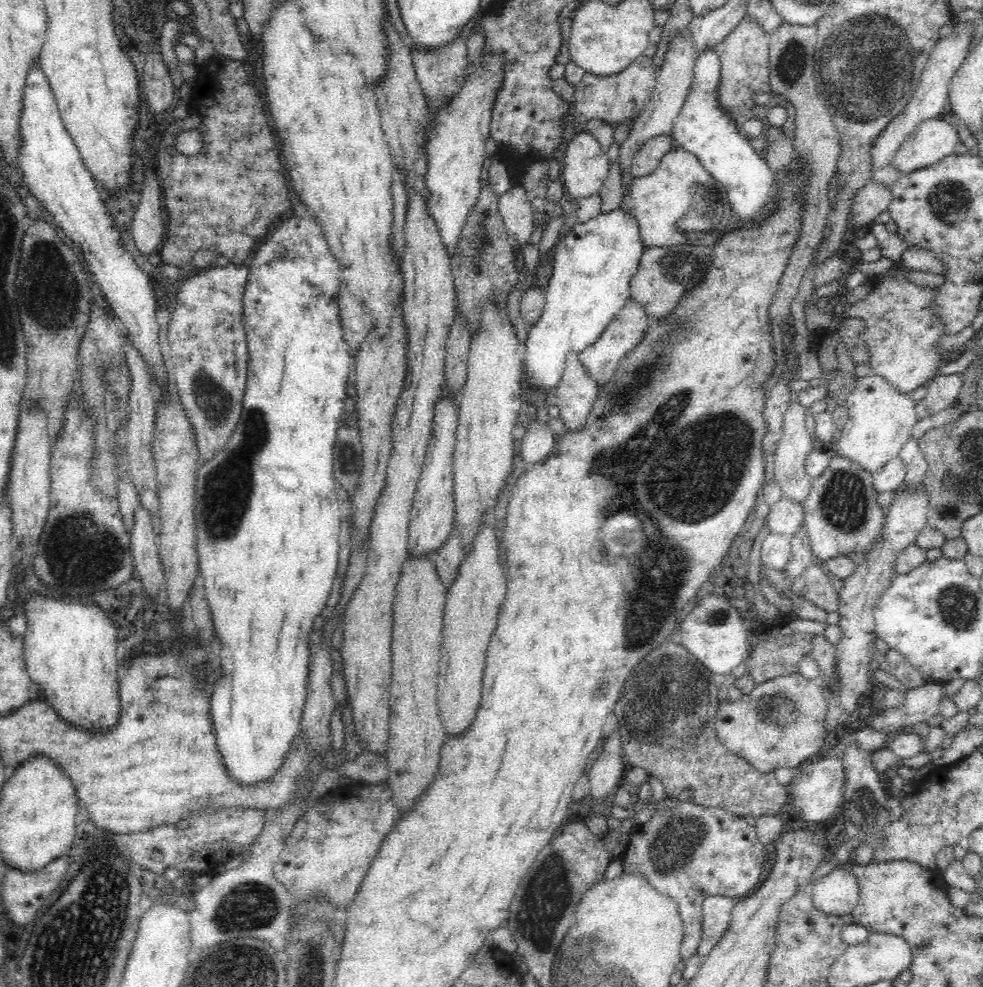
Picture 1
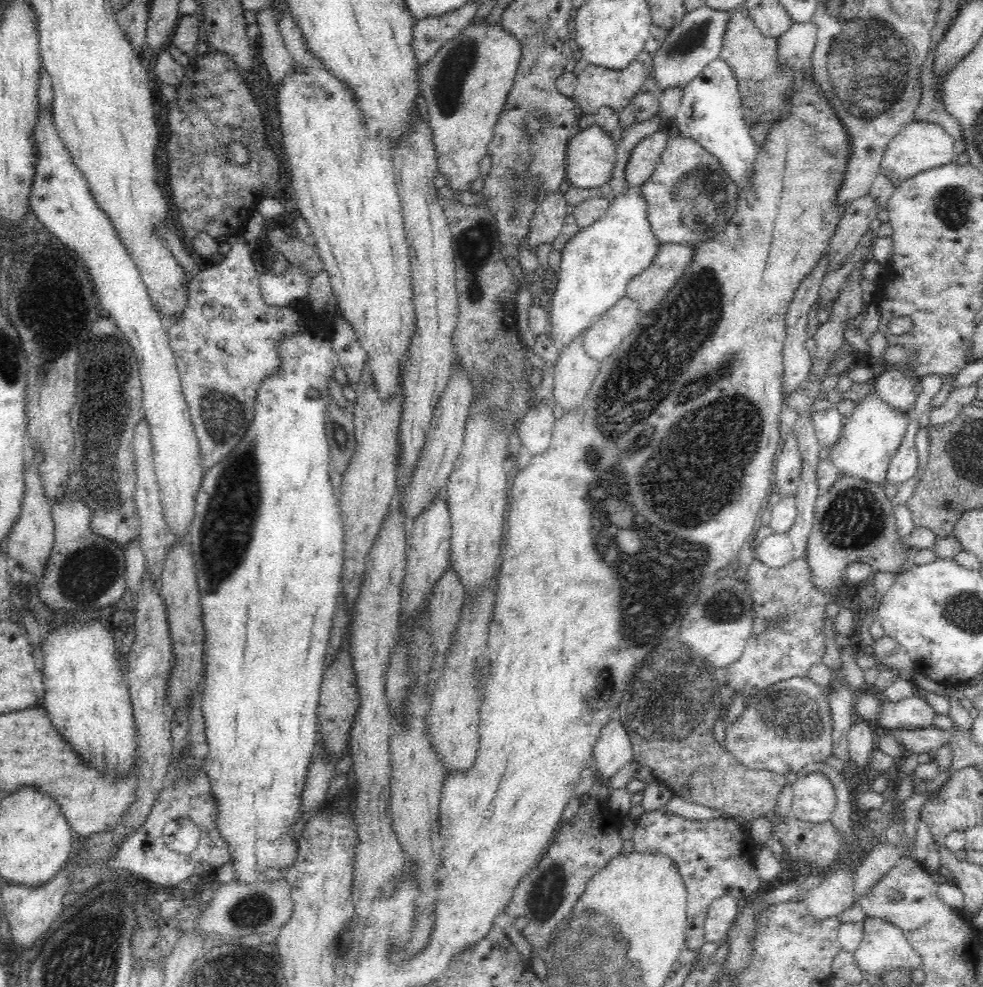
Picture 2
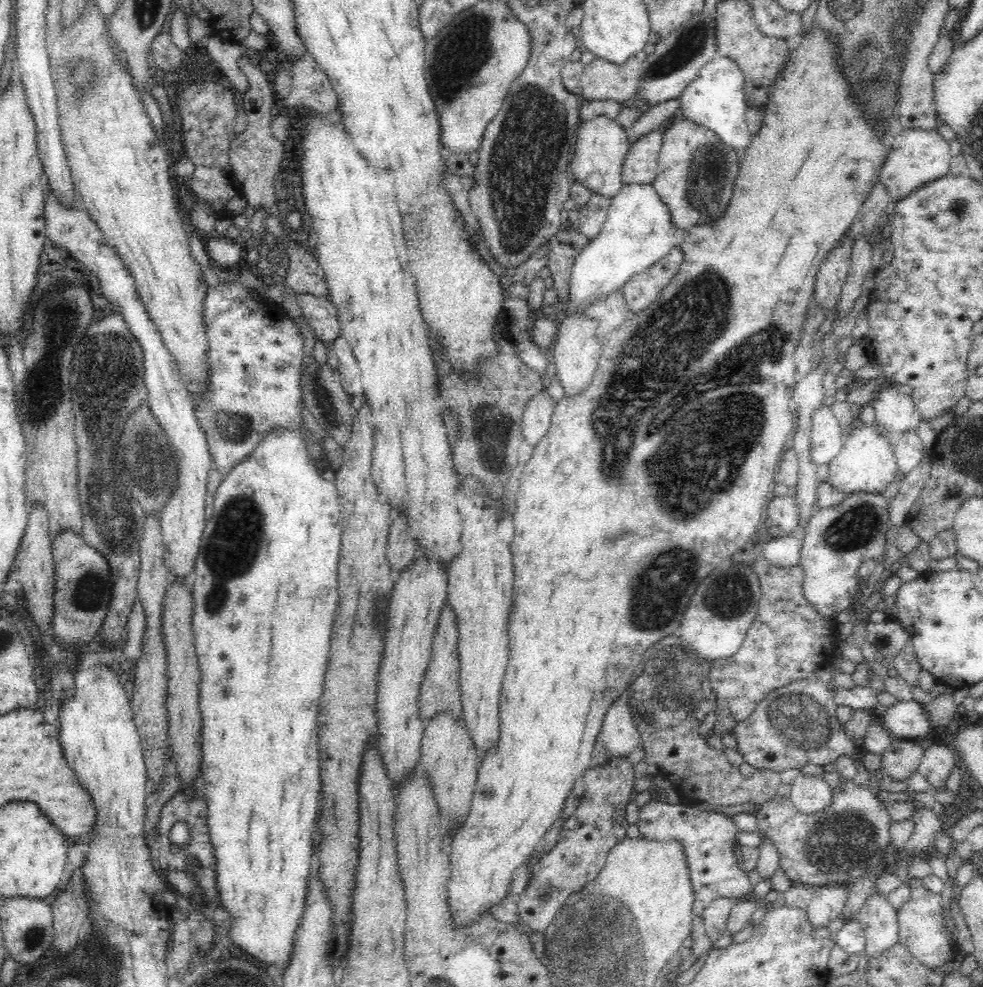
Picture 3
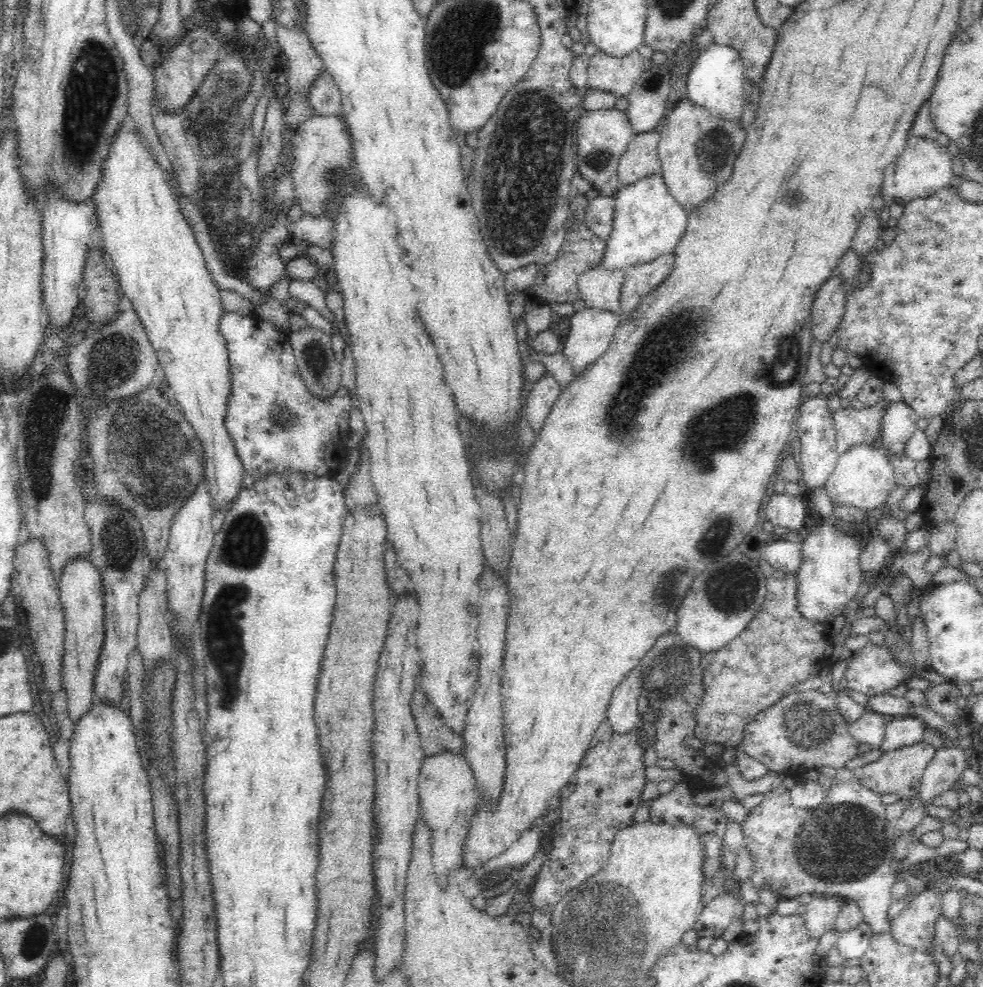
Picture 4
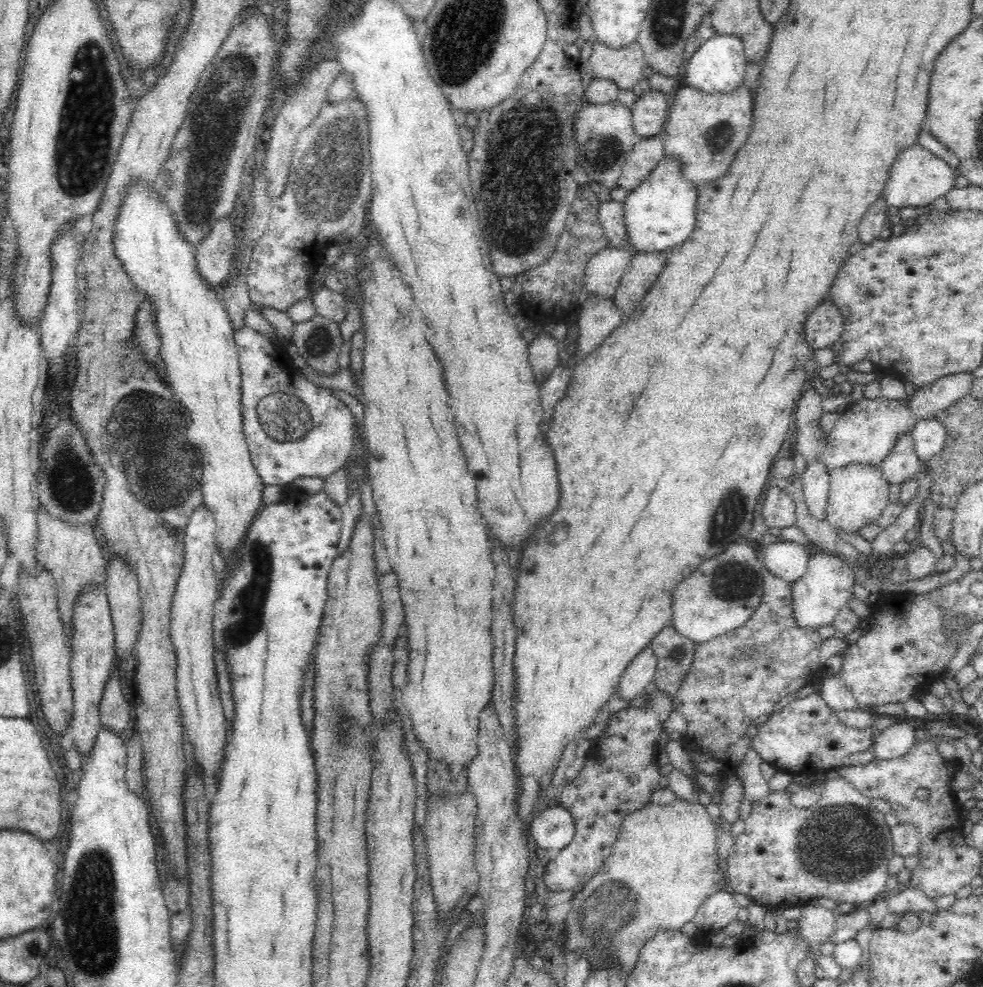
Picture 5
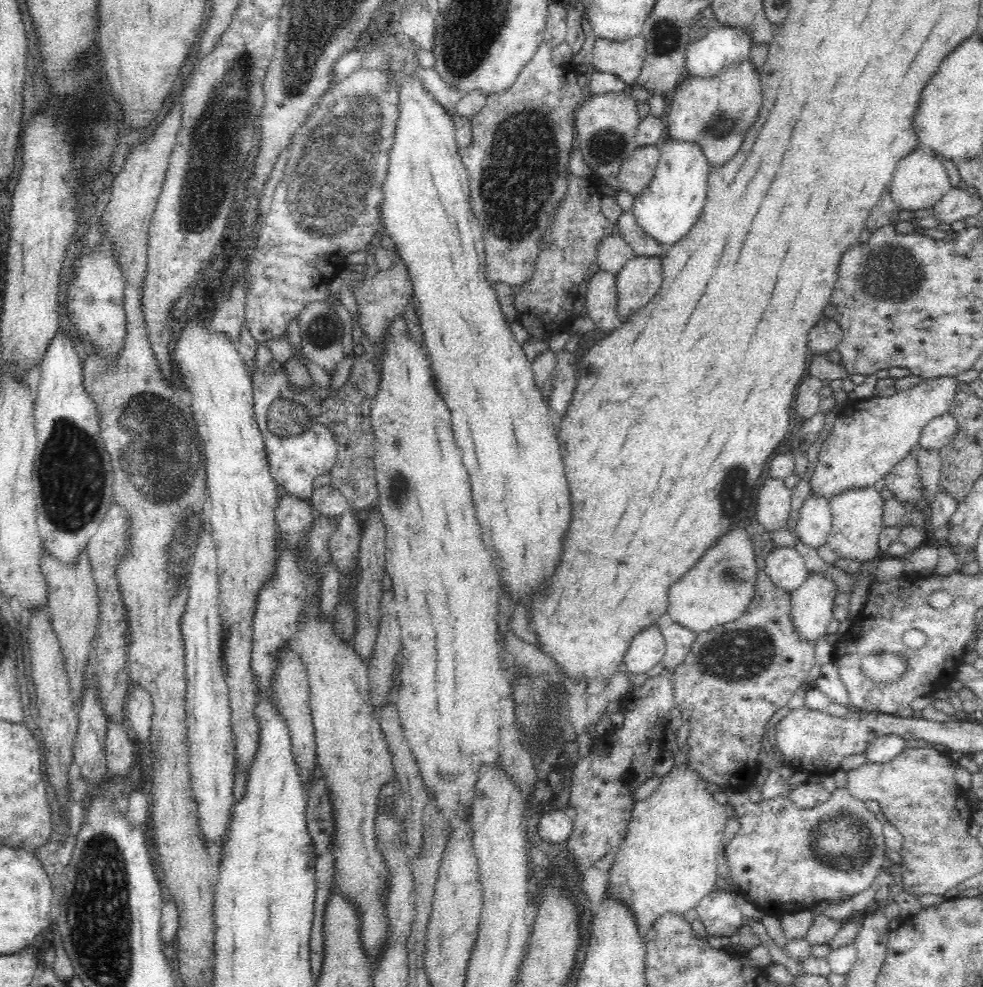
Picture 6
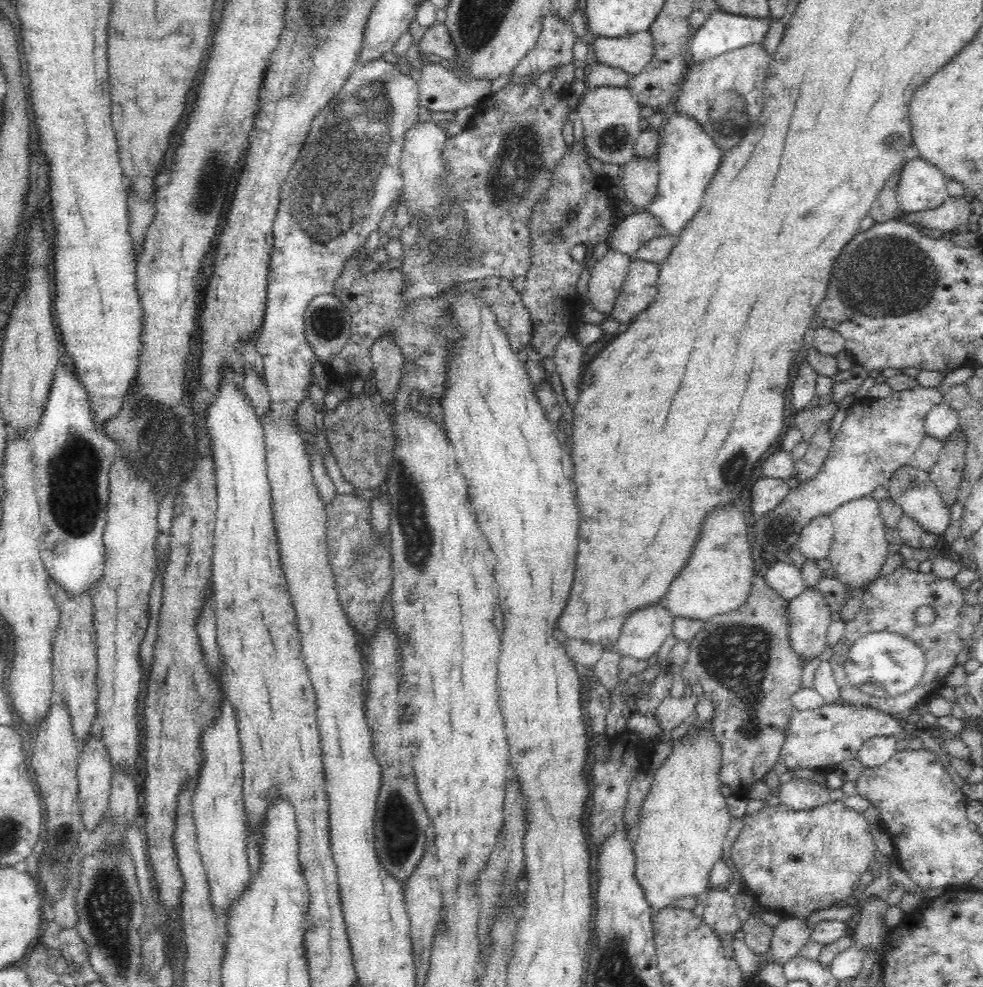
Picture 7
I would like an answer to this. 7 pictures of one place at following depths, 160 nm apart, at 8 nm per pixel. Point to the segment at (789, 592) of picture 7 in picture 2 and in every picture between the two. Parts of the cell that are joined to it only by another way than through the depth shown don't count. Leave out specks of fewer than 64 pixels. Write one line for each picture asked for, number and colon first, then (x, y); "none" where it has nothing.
2: (775, 550)
3: (783, 550)
4: (785, 555)
5: (788, 560)
6: (785, 566)

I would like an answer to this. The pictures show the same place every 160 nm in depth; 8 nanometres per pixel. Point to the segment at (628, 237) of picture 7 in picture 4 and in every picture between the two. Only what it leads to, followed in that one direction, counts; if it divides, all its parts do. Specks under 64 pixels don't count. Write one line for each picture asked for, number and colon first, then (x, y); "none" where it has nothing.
4: (600, 289)
5: (602, 275)
6: (613, 253)

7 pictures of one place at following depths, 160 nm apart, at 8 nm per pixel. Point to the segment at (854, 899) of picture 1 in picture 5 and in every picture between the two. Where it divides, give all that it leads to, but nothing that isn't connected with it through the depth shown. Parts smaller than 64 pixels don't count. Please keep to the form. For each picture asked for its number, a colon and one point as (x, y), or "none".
2: (832, 897)
3: (828, 902)
4: (822, 911)
5: (816, 924)

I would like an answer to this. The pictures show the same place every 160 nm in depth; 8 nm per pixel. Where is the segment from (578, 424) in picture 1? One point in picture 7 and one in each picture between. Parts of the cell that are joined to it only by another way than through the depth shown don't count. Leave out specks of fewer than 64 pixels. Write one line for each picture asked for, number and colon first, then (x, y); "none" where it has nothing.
2: (574, 371)
3: (576, 353)
4: (590, 331)
5: (599, 317)
6: (601, 301)
7: (606, 278)

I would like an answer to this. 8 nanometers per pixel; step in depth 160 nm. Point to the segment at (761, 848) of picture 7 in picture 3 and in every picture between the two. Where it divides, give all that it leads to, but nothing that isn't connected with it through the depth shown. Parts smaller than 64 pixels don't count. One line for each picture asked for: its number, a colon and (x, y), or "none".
3: (842, 842)
4: (844, 850)
5: (839, 848)
6: (785, 859)

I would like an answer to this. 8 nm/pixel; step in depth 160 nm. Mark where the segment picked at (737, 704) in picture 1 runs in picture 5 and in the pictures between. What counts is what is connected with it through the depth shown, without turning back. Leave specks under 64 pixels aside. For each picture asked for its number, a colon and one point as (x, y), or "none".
2: (786, 726)
3: (796, 724)
4: (805, 729)
5: (806, 734)

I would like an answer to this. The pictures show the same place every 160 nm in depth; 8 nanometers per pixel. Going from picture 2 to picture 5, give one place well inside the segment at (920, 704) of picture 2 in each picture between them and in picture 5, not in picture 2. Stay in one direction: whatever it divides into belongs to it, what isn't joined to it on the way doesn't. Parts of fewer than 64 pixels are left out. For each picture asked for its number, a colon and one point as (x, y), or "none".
3: (905, 719)
4: (906, 730)
5: (897, 739)

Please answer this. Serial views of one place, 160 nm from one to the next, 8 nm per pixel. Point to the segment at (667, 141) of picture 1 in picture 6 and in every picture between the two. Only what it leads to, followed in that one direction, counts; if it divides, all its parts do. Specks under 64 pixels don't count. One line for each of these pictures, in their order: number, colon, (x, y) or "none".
2: (645, 156)
3: (640, 166)
4: (640, 159)
5: (645, 155)
6: (637, 170)

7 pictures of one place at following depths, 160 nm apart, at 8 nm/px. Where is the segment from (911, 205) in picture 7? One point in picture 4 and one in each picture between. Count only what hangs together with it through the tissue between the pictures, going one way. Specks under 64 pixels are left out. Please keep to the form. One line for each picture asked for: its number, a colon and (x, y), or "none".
4: (925, 166)
5: (917, 177)
6: (920, 180)

